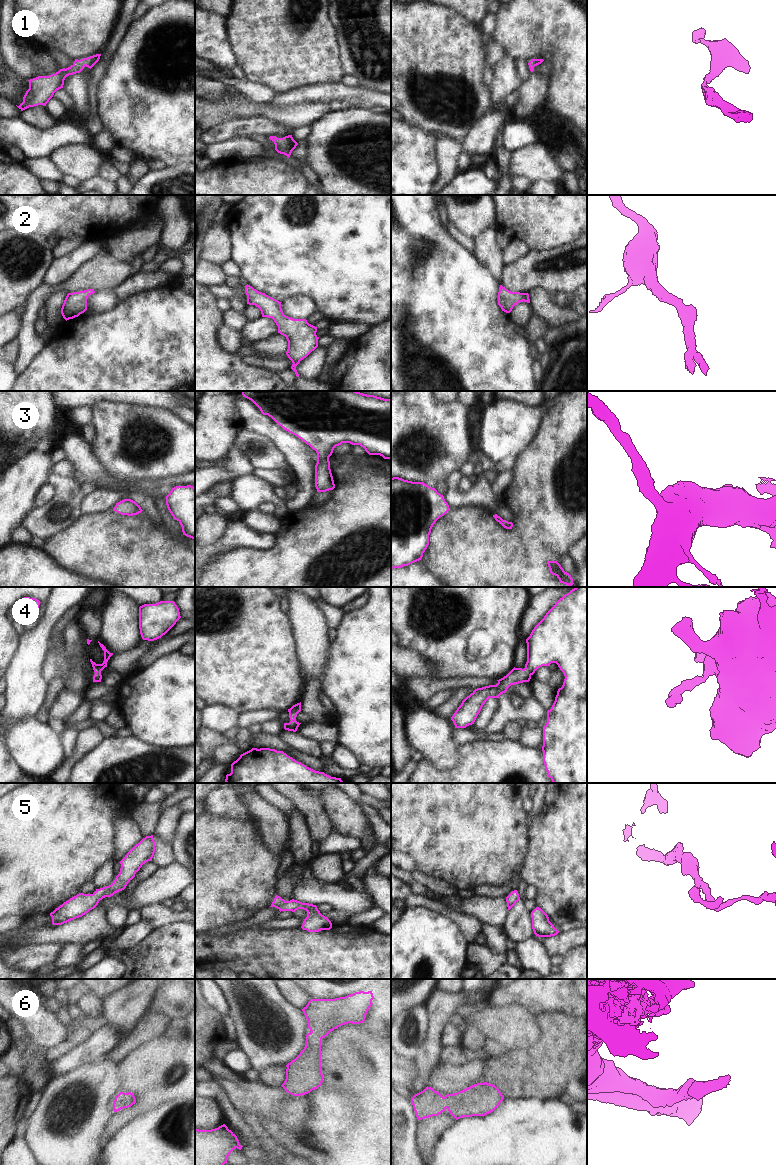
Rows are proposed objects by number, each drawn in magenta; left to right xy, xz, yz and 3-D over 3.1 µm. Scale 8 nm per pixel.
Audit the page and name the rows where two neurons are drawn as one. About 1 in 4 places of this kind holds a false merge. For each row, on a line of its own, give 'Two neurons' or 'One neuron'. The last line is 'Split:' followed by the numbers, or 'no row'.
1: One neuron
2: One neuron
3: One neuron
4: One neuron
5: One neuron
6: One neuron
Split: no row

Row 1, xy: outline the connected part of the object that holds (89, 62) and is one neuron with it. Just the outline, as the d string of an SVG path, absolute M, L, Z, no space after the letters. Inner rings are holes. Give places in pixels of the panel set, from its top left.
M96 54L81 60L75 59L70 67L60 69L55 74L38 76L28 80L29 89L23 97L23 102L16 106L21 111L38 105L46 106L54 93L63 88L64 80L67 76L80 73L85 66L91 69L99 61L100 56L101 54Z

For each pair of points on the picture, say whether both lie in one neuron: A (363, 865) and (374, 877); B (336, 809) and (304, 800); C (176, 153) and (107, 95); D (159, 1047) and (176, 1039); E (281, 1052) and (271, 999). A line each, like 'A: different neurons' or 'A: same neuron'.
A: different neurons
B: different neurons
C: same neuron
D: same neuron
E: same neuron

